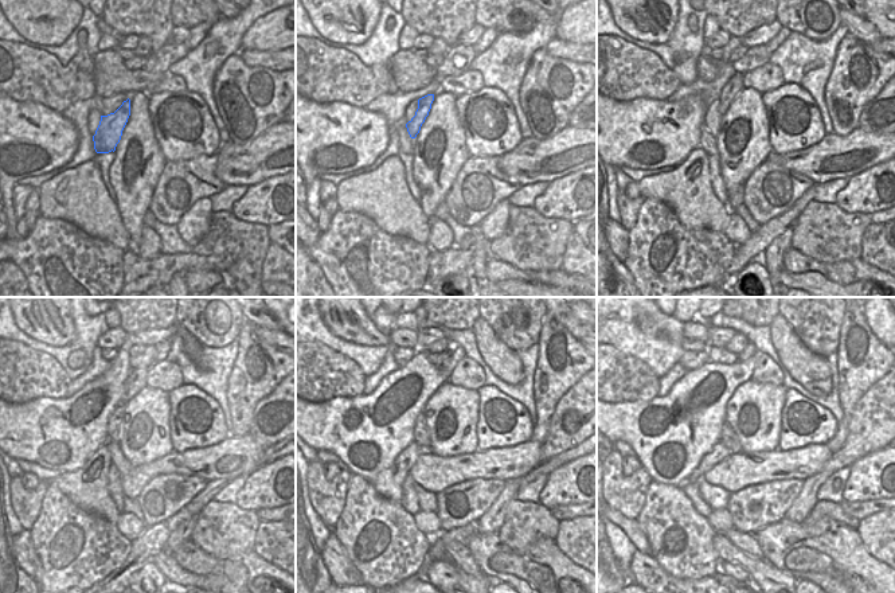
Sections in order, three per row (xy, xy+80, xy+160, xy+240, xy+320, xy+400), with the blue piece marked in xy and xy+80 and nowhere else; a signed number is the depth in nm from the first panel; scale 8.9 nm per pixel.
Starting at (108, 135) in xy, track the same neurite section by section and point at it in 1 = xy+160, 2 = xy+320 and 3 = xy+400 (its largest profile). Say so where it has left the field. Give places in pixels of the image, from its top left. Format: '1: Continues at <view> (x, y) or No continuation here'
1: Continues at xy+160 (734, 85)
2: Continues at xy+320 (441, 366)
3: Continues at xy+400 (750, 350)

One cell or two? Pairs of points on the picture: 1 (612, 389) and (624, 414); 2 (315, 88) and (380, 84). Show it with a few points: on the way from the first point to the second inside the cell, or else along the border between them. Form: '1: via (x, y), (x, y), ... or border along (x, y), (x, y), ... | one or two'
1: border along (649, 400), (610, 404) | two
2: via (331, 84), (364, 84) | one

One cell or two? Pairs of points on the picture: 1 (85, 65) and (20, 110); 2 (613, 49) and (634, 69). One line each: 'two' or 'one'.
1: two
2: one

